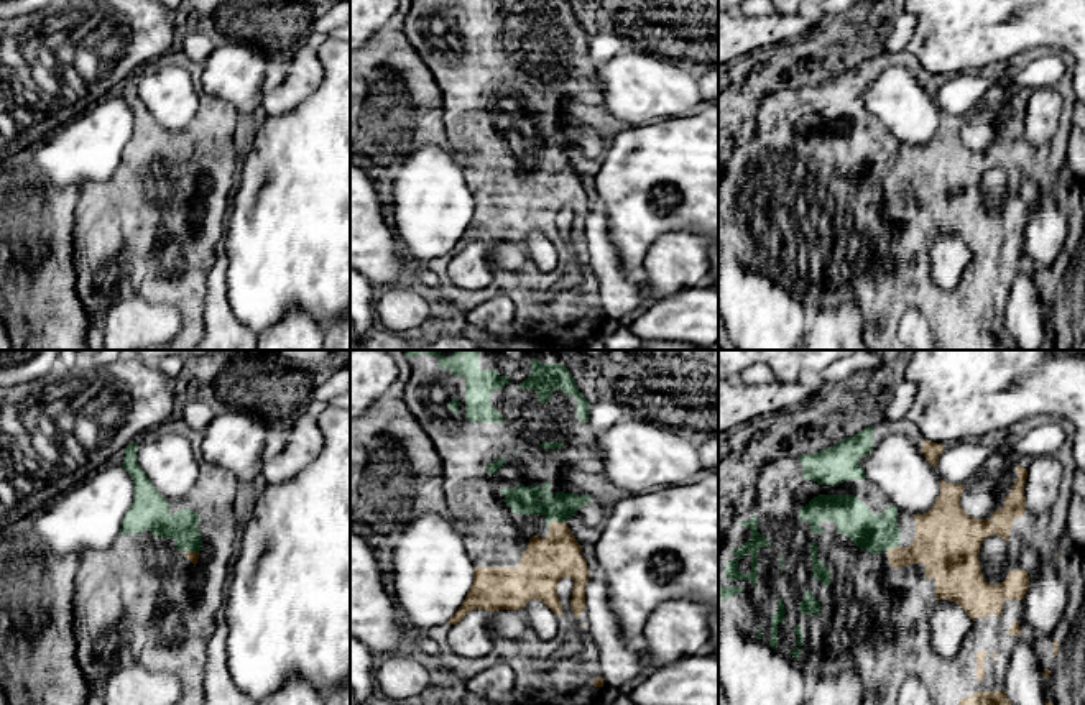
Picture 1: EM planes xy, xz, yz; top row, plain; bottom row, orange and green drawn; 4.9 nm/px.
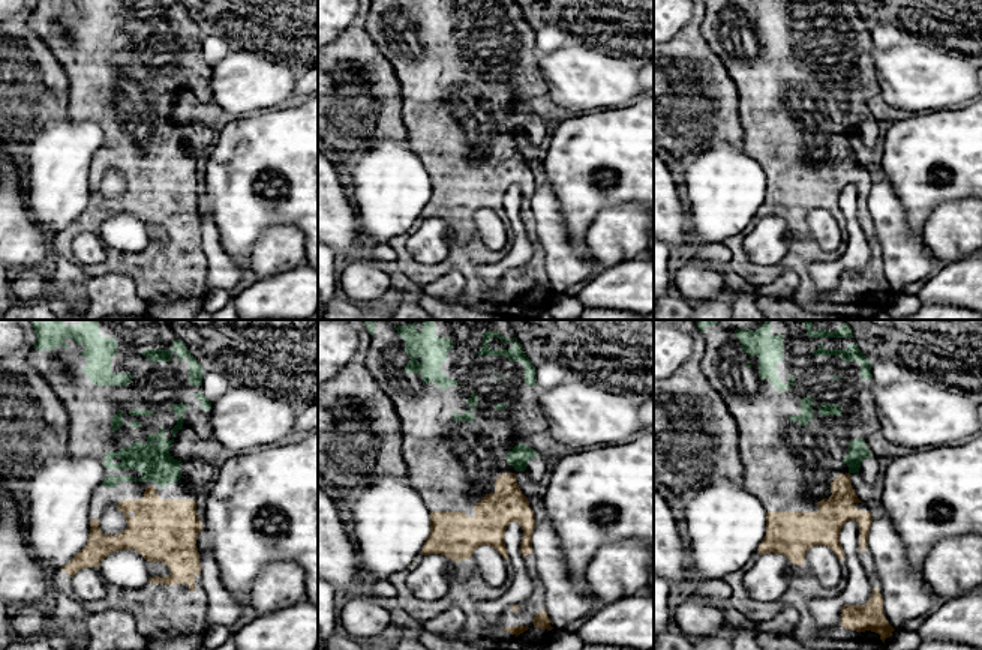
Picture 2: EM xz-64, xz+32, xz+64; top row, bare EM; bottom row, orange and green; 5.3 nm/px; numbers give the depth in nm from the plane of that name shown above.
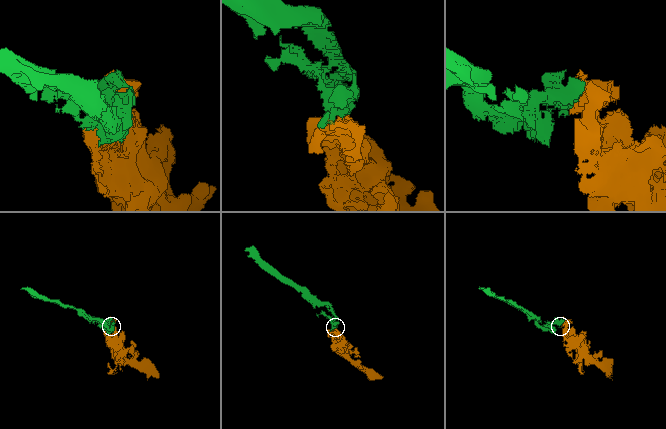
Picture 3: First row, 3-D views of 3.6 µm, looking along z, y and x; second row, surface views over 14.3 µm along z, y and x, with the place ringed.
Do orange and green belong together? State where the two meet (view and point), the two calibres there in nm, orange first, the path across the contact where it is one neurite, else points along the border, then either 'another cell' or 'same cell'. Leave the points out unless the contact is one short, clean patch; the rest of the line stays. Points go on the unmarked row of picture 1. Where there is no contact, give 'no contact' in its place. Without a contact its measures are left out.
meets orange in xz at (554, 153); 220 nm thick on the orange side, 140 nm on the other; same cell

